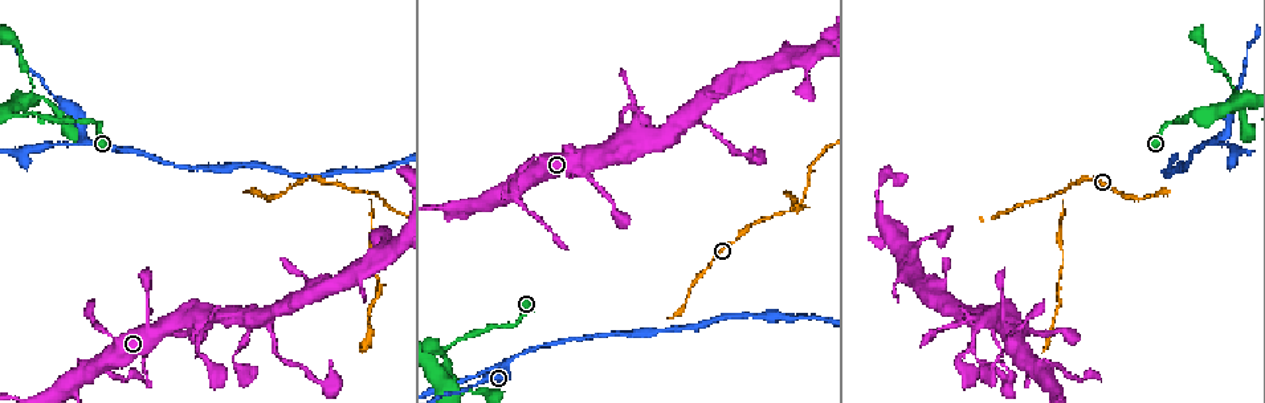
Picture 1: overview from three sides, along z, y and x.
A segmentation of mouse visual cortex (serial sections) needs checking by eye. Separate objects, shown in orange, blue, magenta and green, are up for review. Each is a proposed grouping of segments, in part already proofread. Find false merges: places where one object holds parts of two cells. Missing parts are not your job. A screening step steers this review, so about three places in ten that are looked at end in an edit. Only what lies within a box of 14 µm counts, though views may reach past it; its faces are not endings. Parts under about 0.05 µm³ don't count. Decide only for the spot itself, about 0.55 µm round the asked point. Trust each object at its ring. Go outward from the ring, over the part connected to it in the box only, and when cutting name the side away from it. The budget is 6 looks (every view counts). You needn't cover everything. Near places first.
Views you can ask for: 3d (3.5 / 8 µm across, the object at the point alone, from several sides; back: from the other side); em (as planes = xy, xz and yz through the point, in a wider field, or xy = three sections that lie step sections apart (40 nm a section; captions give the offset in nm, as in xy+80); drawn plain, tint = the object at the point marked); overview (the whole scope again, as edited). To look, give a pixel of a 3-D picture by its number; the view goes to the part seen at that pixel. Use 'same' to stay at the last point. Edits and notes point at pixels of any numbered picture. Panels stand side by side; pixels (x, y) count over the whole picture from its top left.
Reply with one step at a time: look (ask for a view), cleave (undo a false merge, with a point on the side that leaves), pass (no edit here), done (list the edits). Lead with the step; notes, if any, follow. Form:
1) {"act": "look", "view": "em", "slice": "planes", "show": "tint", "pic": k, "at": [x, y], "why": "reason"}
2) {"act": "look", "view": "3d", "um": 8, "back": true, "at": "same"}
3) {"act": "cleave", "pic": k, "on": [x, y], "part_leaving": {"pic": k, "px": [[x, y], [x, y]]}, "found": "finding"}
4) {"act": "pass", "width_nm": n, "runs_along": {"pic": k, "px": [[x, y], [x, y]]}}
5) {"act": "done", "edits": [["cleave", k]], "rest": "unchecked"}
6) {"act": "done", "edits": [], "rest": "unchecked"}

{"act": "look", "view": "3d", "um": 3.5, "pic": 1, "at": [78, 143], "why": "three-way junction"}

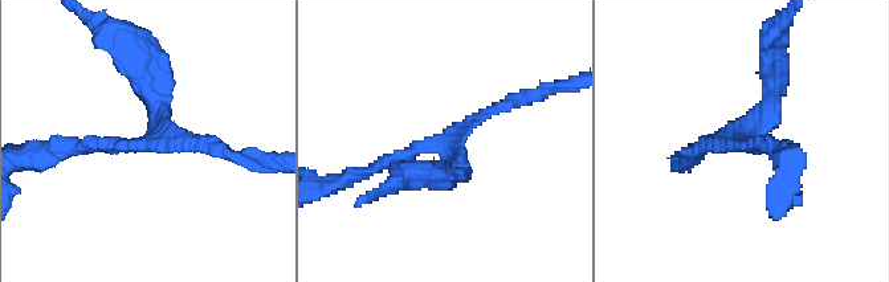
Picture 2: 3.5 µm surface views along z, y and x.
{"act": "look", "view": "em", "slice": "planes", "show": "tint", "pic": 2, "at": [439, 146], "arms": 3, "arm_widths_nm": [150, 150, 250]}

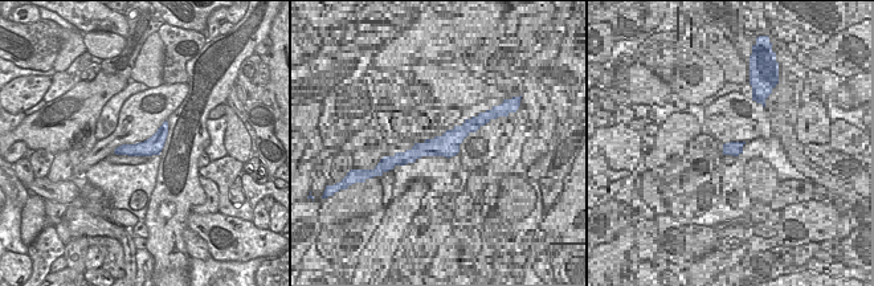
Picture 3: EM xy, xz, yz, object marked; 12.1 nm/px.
{"act": "pass", "runs_along": {"pic": 2, "px": [[143, 74], [147, 143], [61, 148]]}, "found": "one cell here"}

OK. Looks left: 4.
{"act": "look", "view": "3d", "um": 3.5, "pic": 1, "at": [454, 388], "why": "thin neck"}

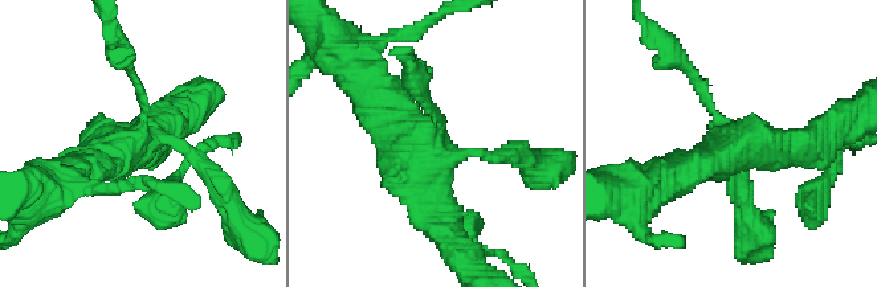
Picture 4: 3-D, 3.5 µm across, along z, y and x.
{"act": "look", "view": "em", "slice": "xy", "step": 5, "show": "tint", "pic": 4, "at": [430, 142], "why": "need the tissue"}

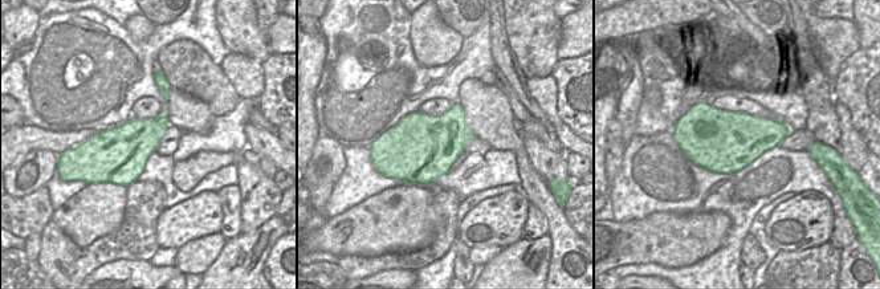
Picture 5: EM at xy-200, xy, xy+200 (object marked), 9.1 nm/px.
{"act": "look", "view": "em", "slice": "xy", "step": 3, "show": "tint", "at": "same"}

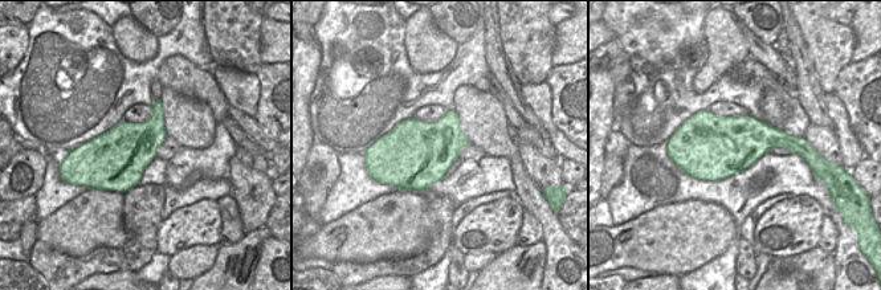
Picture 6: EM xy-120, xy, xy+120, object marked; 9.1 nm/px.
{"act": "pass", "found": "one cell here"}

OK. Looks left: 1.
{"act": "done", "edits": [], "rest": "unchecked"}

